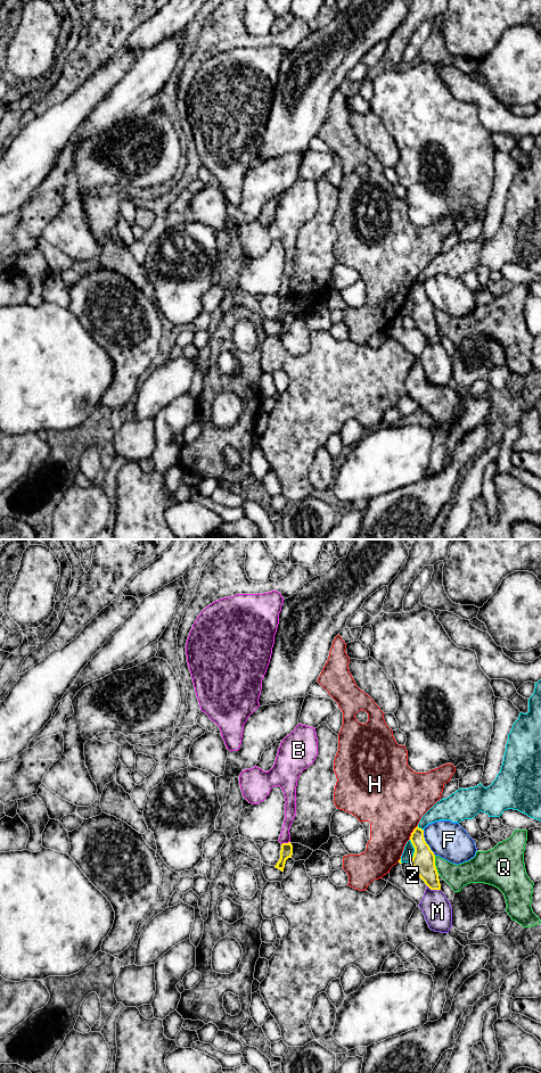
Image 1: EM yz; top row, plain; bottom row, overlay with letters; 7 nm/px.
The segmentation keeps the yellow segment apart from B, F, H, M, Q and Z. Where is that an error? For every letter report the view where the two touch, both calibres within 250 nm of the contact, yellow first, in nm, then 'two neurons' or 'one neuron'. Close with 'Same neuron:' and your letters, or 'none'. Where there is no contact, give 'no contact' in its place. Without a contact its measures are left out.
B: meets yellow in yz; 90 nm thick on the yellow side, 80 nm on the other; two neurons
F: meets yellow in yz; 160 nm thick on the yellow side, 260 nm on the other; two neurons
H: meets yellow in yz; 160 nm thick on the yellow side, 440 nm on the other; two neurons
M: meets yellow in yz; 160 nm thick on the yellow side, 200 nm on the other; two neurons
Q: meets yellow in yz; 160 nm thick on the yellow side, 170 nm on the other; two neurons
Z: meets yellow in yz; 160 nm thick on the yellow side, 80 nm on the other; two neurons
Same neuron: none

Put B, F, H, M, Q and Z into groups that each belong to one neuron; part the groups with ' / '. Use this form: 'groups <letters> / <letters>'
groups B / F / H / M / Q / Z

